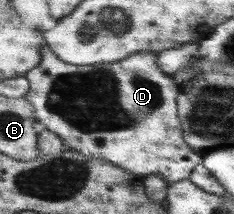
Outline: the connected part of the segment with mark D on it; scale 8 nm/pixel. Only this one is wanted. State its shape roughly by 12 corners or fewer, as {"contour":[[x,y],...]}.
{"contour":[[47,46],[24,98],[65,148],[188,179],[156,51],[78,66]]}

